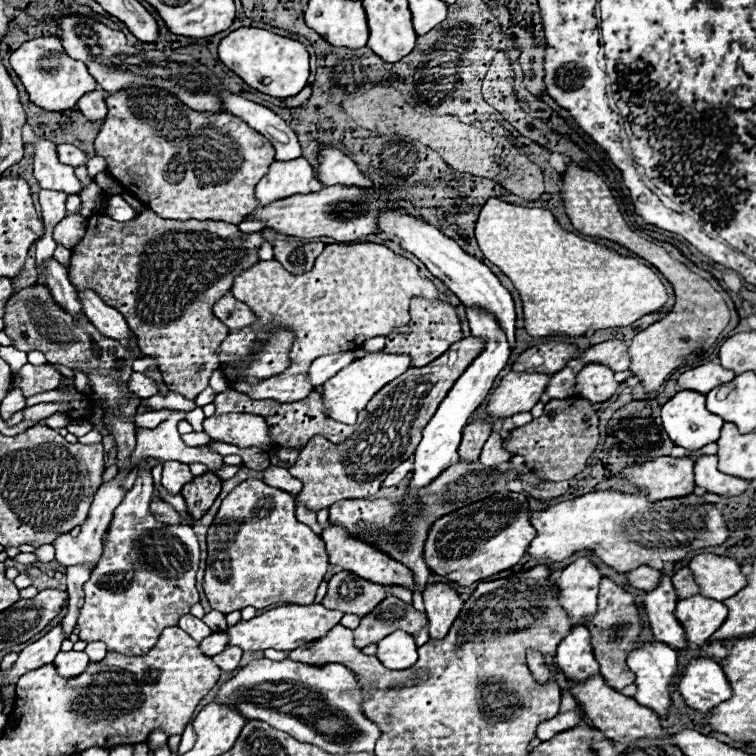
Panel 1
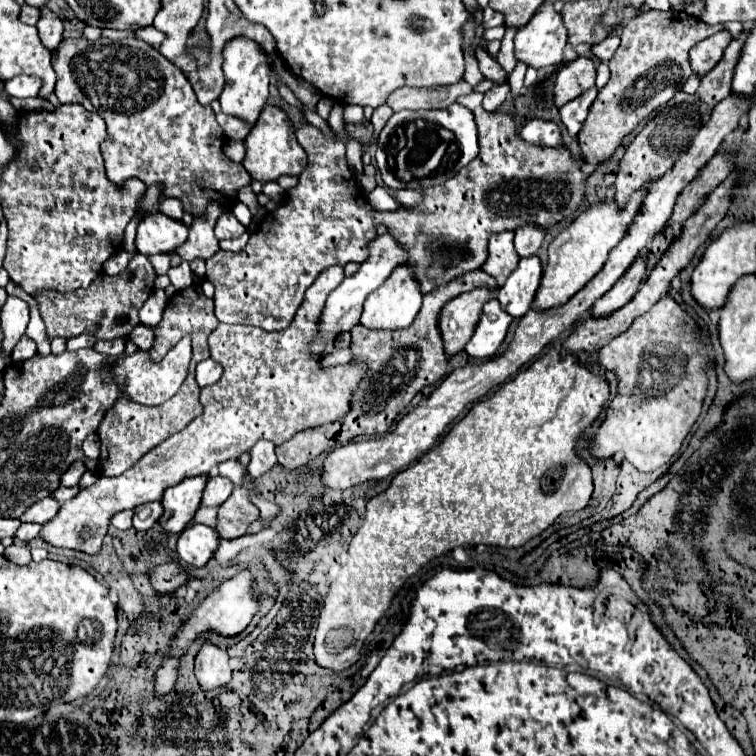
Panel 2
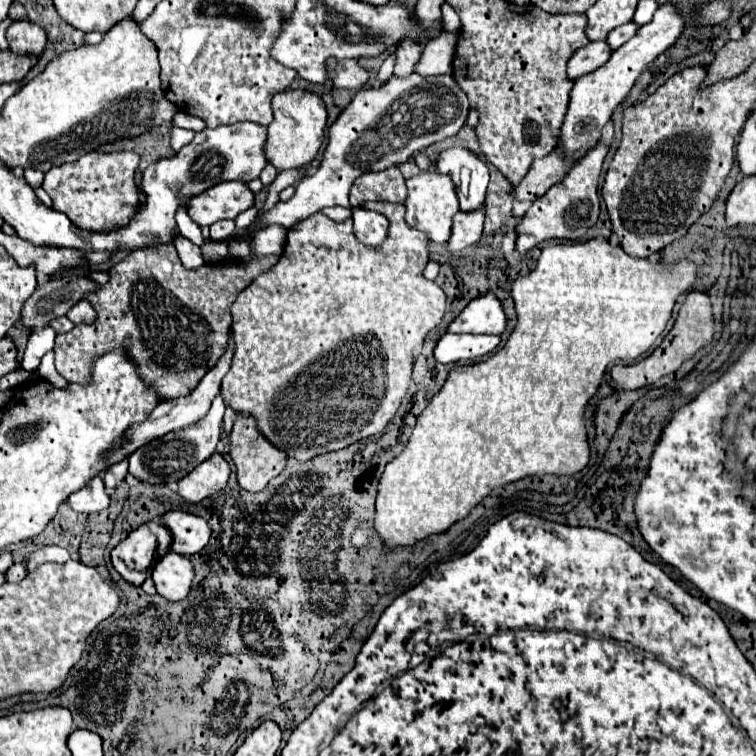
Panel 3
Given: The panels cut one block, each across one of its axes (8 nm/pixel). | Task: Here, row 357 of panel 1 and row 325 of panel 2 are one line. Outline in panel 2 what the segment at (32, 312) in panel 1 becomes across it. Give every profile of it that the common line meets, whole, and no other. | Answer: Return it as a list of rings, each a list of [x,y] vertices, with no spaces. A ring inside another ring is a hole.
[[[136,254],[122,274],[118,276],[100,274],[86,290],[74,290],[66,294],[54,290],[42,290],[34,294],[40,316],[46,324],[48,340],[54,340],[56,336],[68,340],[82,332],[90,332],[98,340],[114,340],[126,336],[138,324],[138,312],[144,306],[150,292],[154,290],[154,278],[156,272],[152,262],[146,256]],[[54,296],[58,298],[54,300]]]

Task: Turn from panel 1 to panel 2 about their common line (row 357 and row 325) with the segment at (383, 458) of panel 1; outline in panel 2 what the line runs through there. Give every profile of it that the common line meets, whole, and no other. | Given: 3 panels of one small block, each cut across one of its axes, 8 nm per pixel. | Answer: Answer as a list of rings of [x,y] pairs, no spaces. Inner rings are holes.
[[[470,290],[454,300],[450,300],[440,314],[440,332],[444,338],[446,354],[460,352],[466,342],[472,338],[474,326],[478,324],[478,318],[482,316],[482,306],[490,302],[490,298],[496,298],[498,290]]]

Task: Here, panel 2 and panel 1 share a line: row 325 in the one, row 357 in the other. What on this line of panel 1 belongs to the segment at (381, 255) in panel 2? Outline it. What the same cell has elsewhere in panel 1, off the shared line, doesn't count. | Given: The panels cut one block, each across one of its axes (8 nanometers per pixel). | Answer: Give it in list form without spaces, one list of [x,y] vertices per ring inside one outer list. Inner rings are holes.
[[[344,350],[344,352],[320,356],[318,360],[312,362],[312,366],[308,370],[310,380],[314,382],[314,386],[322,386],[330,376],[340,372],[346,364],[352,364],[356,360],[356,356],[358,356],[358,350]]]

